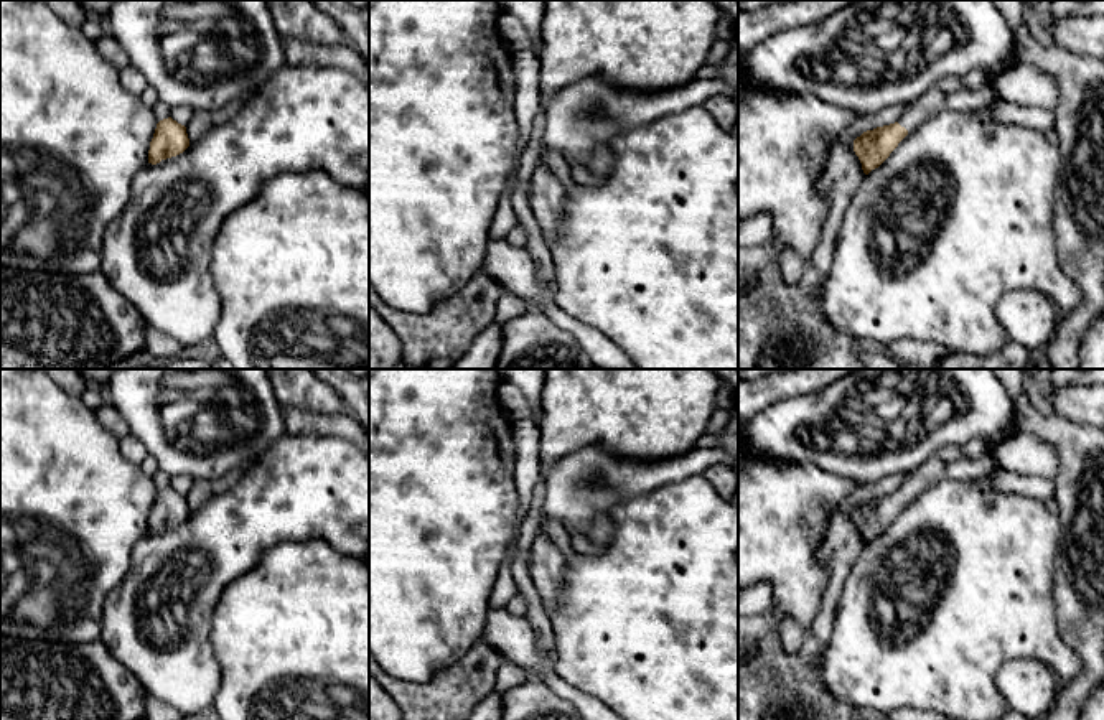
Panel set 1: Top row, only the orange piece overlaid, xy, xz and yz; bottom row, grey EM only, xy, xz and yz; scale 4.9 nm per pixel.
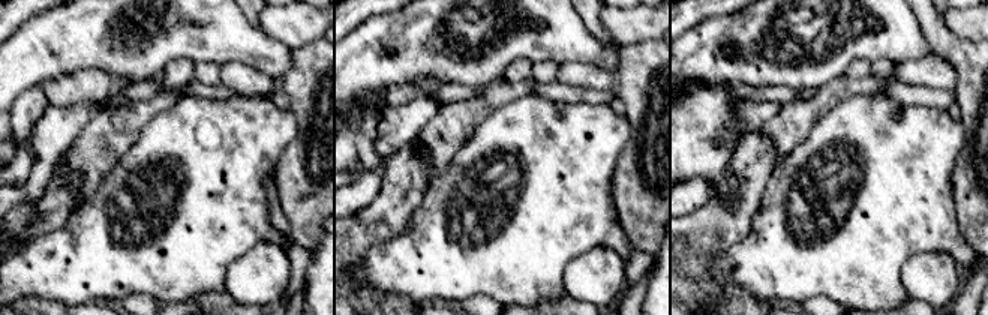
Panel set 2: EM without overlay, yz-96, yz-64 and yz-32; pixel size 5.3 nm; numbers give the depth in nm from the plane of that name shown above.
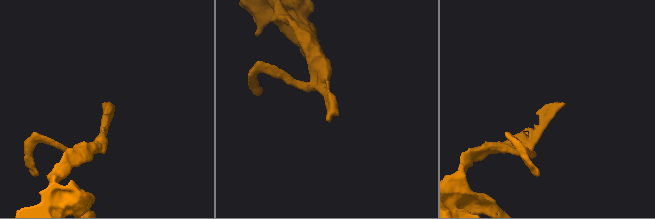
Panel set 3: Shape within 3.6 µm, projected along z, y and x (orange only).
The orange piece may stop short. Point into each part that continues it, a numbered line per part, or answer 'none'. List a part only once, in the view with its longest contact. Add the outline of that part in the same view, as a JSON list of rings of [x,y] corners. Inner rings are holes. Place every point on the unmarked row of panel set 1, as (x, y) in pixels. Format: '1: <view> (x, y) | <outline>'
1: yz (931, 472) | [[[994,440],[992,443],[985,445],[984,453],[977,460],[969,460],[961,456],[954,463],[943,463],[936,456],[931,456],[921,466],[915,468],[901,486],[898,493],[910,501],[918,498],[924,489],[946,481],[946,479],[977,479],[984,478],[987,473],[995,470],[995,451],[1003,445],[1000,440]]]

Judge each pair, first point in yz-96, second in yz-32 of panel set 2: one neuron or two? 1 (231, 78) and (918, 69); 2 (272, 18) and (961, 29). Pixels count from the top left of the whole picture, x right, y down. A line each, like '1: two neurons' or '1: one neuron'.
1: one neuron
2: one neuron

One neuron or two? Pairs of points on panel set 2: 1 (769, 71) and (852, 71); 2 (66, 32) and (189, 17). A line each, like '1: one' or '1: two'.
1: two
2: one

